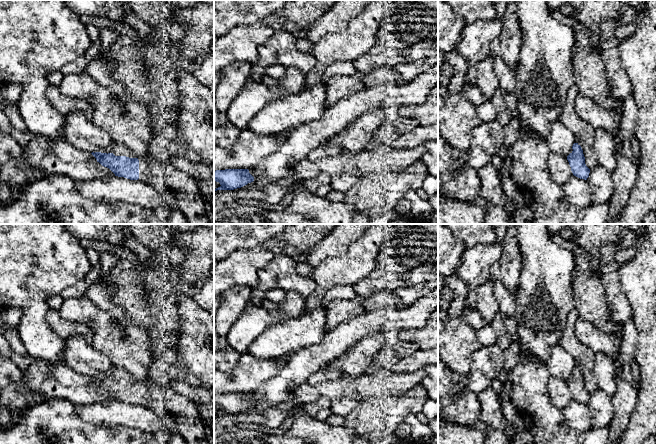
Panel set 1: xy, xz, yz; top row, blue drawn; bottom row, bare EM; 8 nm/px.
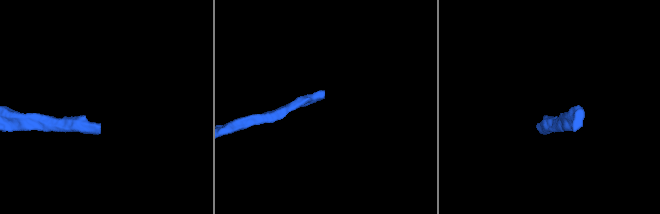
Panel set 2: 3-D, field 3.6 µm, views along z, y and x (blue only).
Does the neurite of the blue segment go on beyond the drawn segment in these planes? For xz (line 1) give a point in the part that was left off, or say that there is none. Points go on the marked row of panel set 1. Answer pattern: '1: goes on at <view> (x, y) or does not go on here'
1: does not go on here

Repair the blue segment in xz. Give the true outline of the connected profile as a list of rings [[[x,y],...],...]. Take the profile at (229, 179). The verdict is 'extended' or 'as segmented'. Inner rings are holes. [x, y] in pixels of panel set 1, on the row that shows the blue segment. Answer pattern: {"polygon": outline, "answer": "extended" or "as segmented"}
{"polygon": [[[225,169],[214,171],[214,181],[220,183],[217,190],[234,190],[254,181],[248,169]]], "answer": "as segmented"}

